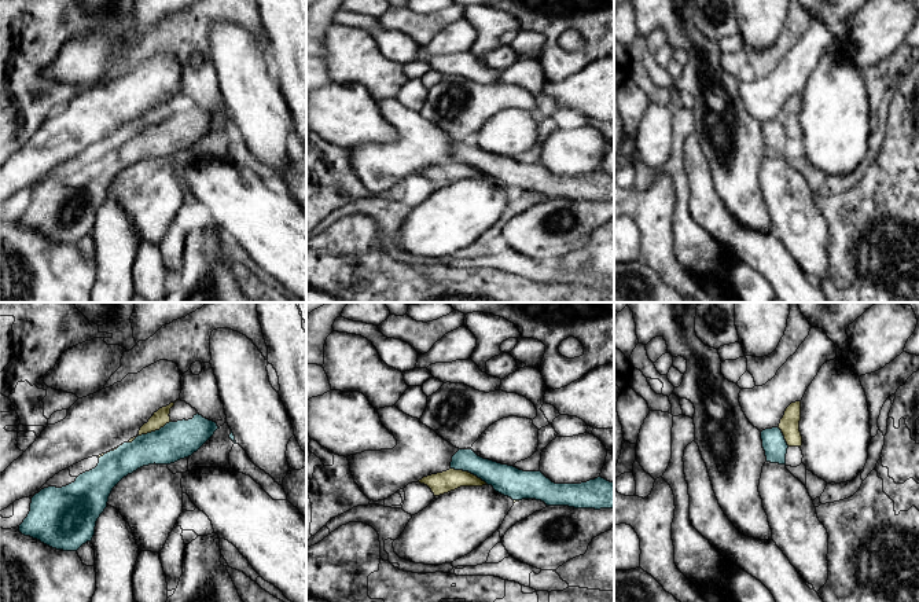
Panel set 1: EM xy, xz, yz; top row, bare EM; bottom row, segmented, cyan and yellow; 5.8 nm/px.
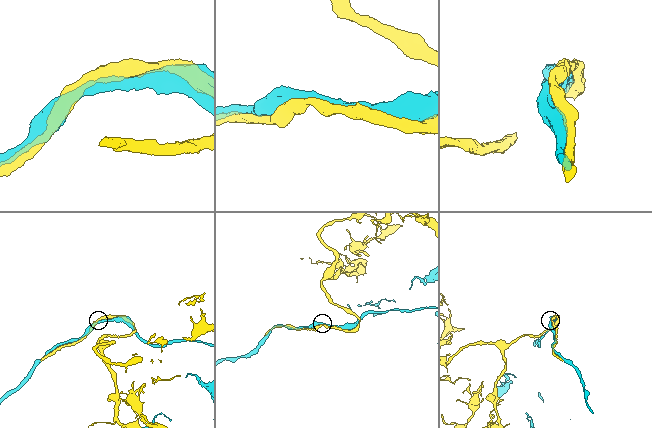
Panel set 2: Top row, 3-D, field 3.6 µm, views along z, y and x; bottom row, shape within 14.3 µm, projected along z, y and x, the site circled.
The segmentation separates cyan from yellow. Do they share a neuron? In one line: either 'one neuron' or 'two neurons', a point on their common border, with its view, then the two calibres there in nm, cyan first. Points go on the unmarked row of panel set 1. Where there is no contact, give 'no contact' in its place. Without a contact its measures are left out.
one neuron | xy (149, 125) | 220/90 nm

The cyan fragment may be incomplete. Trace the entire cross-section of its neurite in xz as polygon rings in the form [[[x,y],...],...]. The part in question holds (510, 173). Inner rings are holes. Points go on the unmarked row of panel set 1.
[[[459,142],[451,161],[423,169],[418,175],[427,177],[434,188],[460,179],[492,177],[493,181],[515,194],[536,191],[547,198],[574,201],[614,201],[614,175],[602,169],[581,176],[555,176],[538,164],[523,164],[478,148],[473,142]]]

